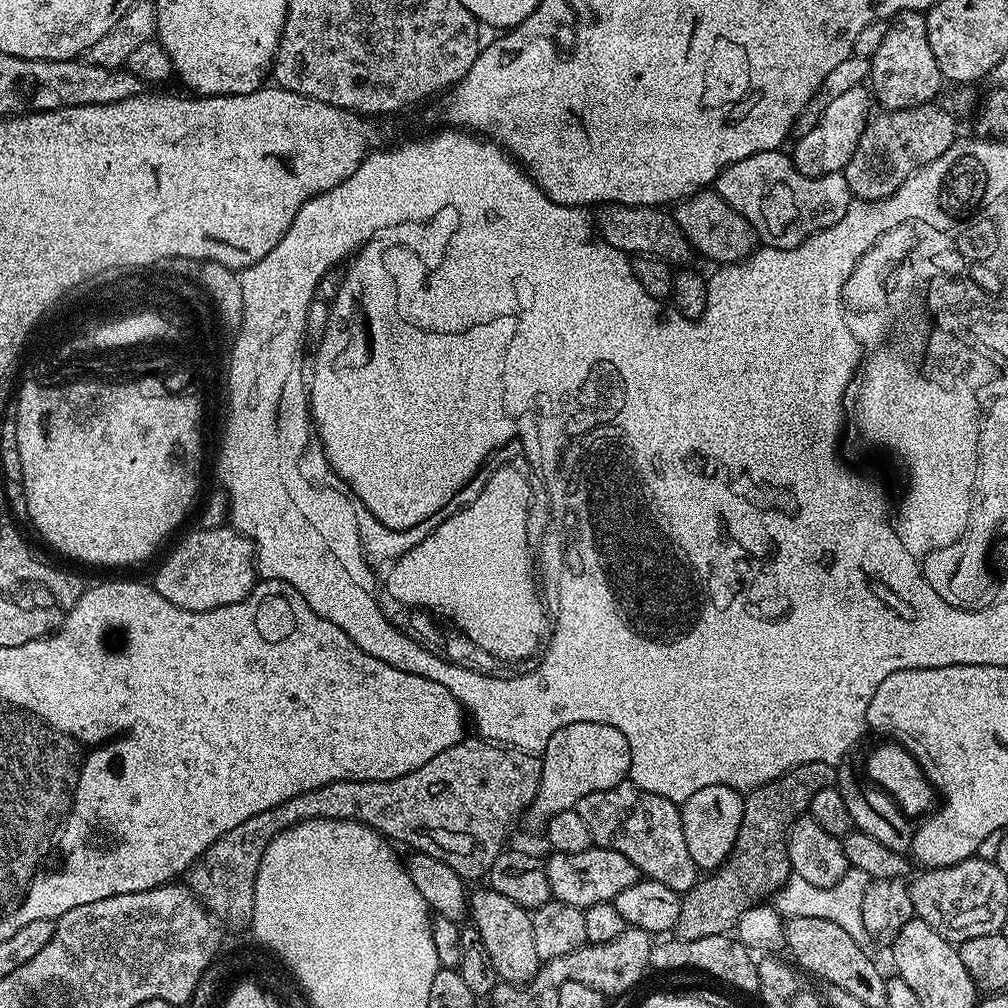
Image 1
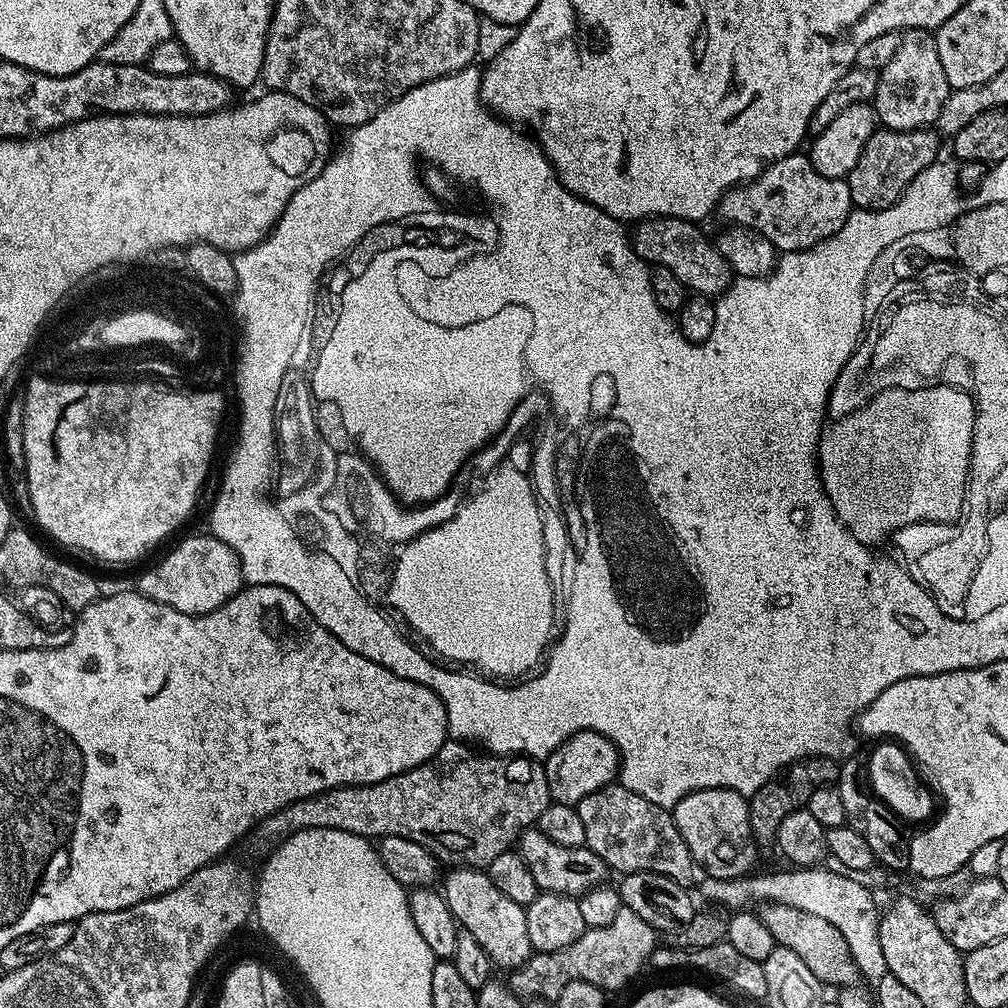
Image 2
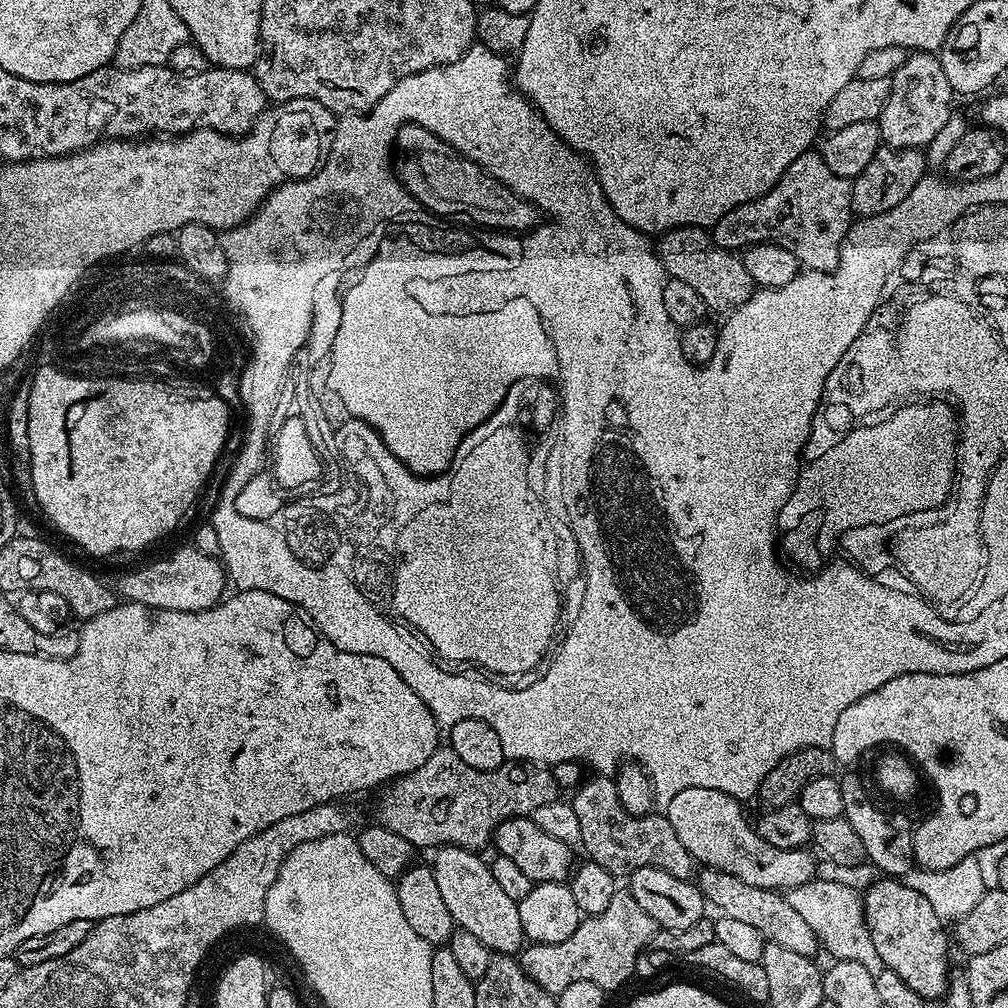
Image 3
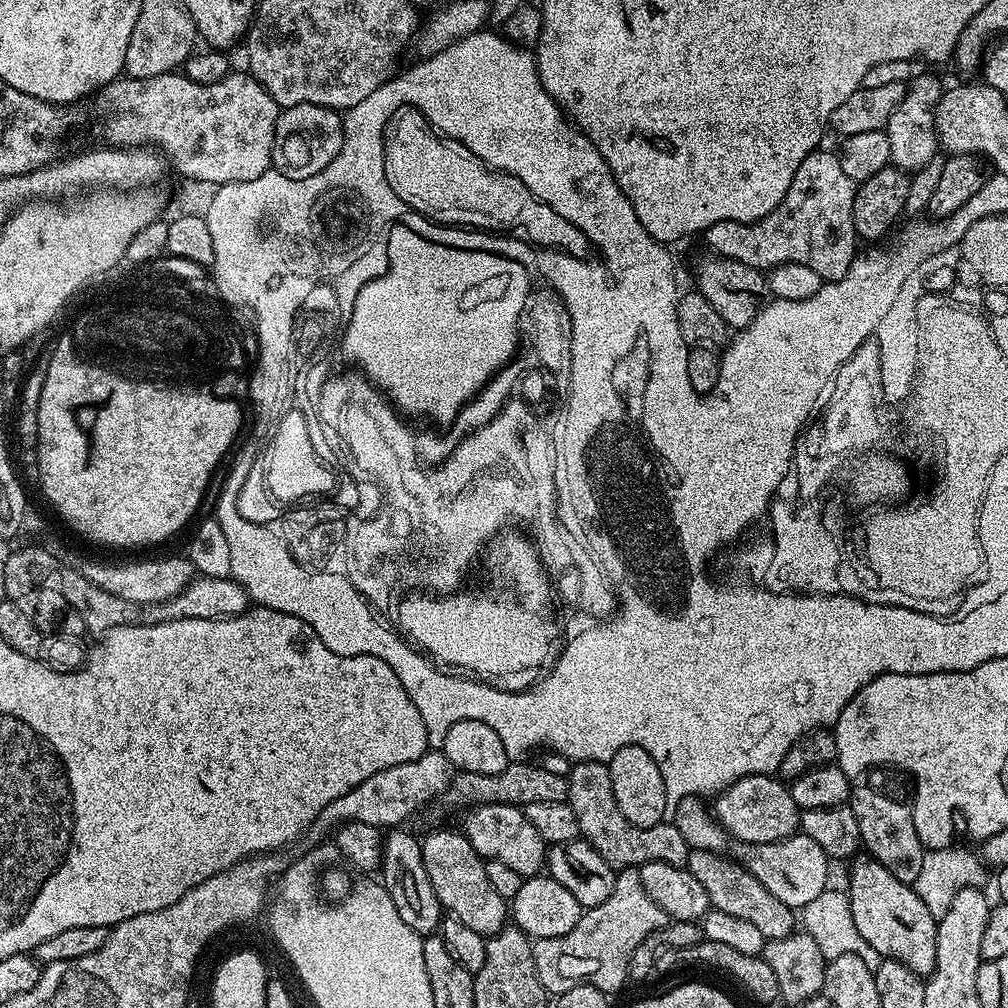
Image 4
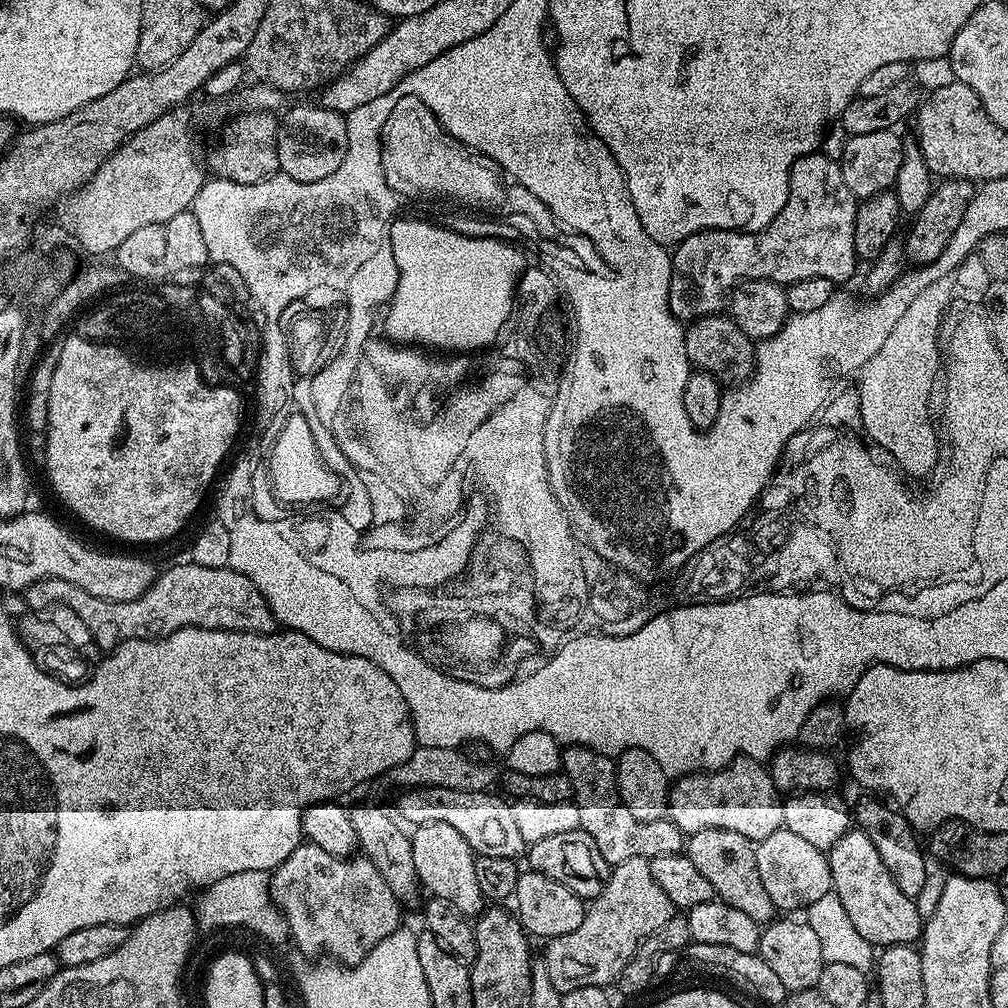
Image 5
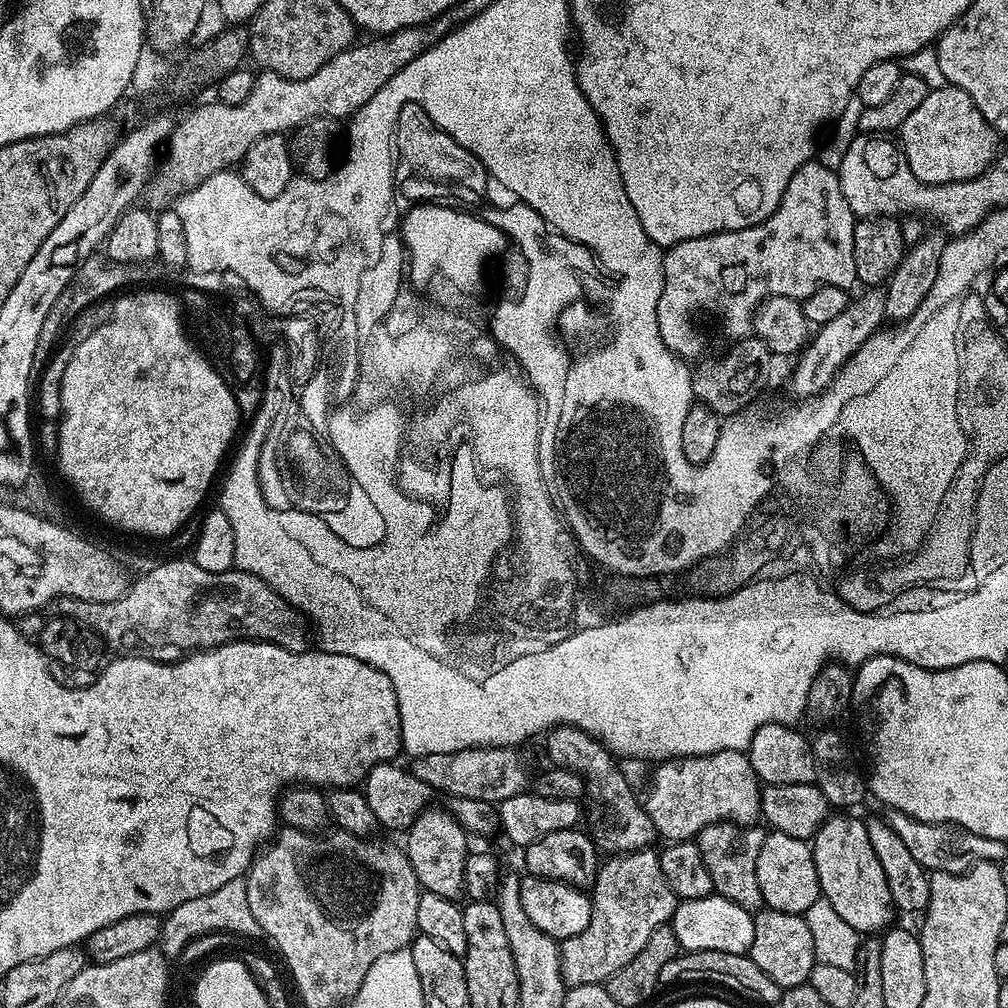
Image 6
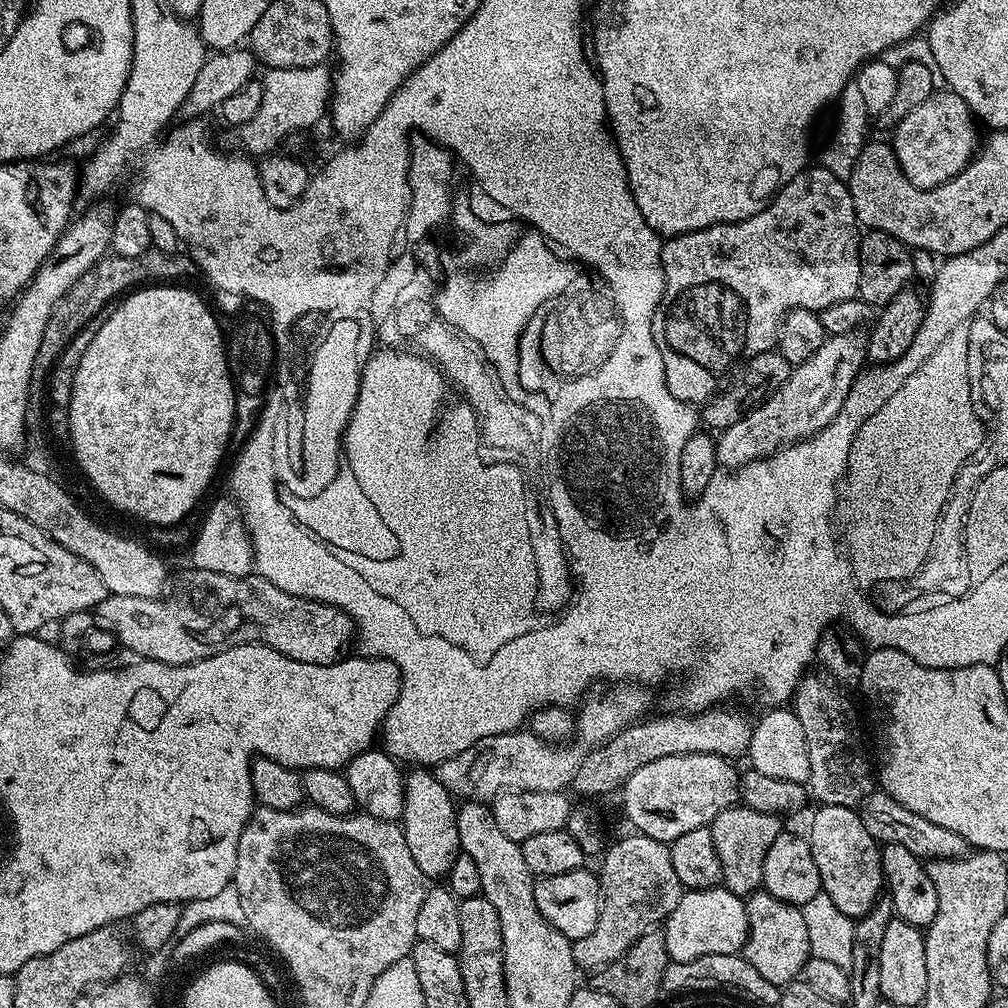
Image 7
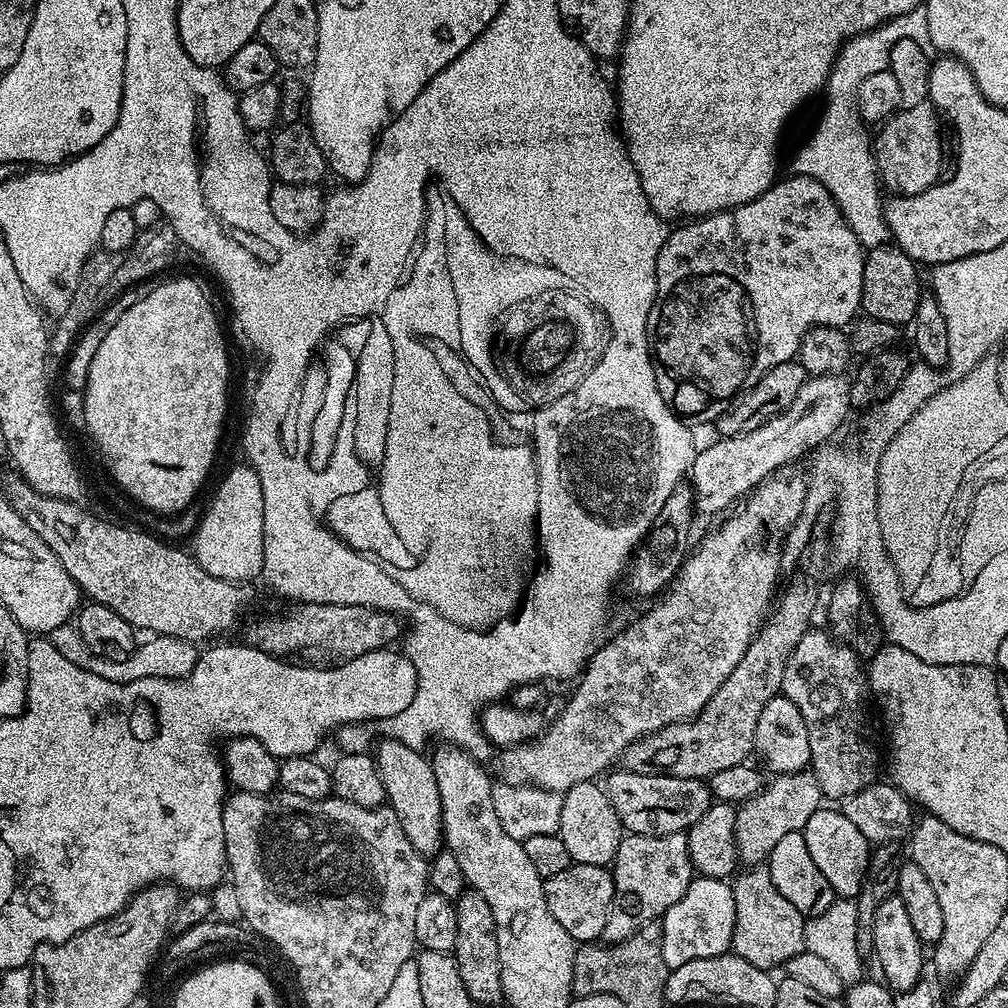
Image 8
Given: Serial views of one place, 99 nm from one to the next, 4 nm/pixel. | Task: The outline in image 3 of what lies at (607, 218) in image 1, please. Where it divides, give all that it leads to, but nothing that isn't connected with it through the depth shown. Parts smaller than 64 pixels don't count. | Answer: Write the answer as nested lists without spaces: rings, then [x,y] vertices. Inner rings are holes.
[[[669,228],[655,241],[654,251],[662,262],[665,273],[678,282],[687,282],[704,300],[705,309],[731,310],[751,298],[754,285],[746,274],[743,259],[735,251],[718,246],[712,240],[711,231],[703,228]]]

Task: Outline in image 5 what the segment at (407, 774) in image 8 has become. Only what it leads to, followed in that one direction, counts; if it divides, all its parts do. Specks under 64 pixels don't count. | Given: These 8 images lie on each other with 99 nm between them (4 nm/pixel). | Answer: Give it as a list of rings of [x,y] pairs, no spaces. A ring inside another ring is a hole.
[[[430,822],[421,824],[411,833],[414,850],[414,870],[418,874],[423,891],[429,897],[446,898],[446,902],[454,902],[462,914],[469,918],[479,917],[486,907],[482,889],[478,886],[478,878],[474,875],[476,853],[454,830],[454,826],[446,826],[446,822]]]

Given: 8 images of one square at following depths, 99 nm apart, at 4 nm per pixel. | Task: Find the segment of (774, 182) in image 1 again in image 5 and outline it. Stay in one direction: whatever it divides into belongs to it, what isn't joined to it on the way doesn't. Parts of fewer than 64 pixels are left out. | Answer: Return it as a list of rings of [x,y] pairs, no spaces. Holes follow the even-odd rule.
[[[817,150],[811,152],[808,156],[798,158],[798,162],[794,162],[792,173],[790,174],[786,206],[782,206],[780,213],[760,232],[727,232],[721,228],[705,228],[703,232],[695,232],[690,238],[686,238],[680,244],[675,245],[674,251],[671,253],[672,277],[668,283],[668,309],[672,311],[678,321],[691,322],[701,316],[717,315],[723,309],[720,308],[723,304],[725,307],[726,297],[729,295],[730,290],[745,280],[769,280],[775,284],[787,286],[794,282],[802,282],[802,278],[826,278],[832,281],[833,285],[840,286],[843,280],[848,280],[855,274],[858,257],[854,250],[854,222],[856,221],[858,197],[850,190],[850,186],[846,186],[846,178],[842,178],[842,170],[839,163],[833,157],[831,160],[830,157],[823,156],[822,153],[823,151]]]

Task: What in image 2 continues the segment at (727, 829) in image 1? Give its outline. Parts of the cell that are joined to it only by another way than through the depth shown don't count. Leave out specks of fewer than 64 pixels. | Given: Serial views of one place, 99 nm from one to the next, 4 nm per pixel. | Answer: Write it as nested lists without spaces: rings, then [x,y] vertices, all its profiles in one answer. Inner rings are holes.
[[[707,788],[706,790],[691,792],[686,798],[680,800],[678,805],[678,823],[680,825],[680,833],[690,850],[693,861],[699,867],[701,864],[705,868],[703,871],[707,875],[729,880],[730,878],[747,876],[755,869],[752,867],[756,864],[758,841],[752,834],[748,800],[742,794],[738,794],[734,790],[726,790],[725,788]]]

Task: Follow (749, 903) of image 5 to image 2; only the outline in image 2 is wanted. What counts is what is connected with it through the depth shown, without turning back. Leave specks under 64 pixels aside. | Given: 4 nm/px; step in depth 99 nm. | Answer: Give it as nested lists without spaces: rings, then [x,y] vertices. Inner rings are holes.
[[[781,904],[759,905],[758,915],[762,926],[770,930],[774,942],[786,950],[794,950],[802,962],[806,962],[806,967],[812,971],[814,978],[818,978],[825,986],[836,984],[837,989],[850,988],[859,985],[862,975],[854,958],[850,954],[850,946],[846,946],[846,938],[830,926],[830,922],[825,922],[822,918],[817,918],[815,914],[806,914],[806,910],[798,910],[794,906],[782,906]]]

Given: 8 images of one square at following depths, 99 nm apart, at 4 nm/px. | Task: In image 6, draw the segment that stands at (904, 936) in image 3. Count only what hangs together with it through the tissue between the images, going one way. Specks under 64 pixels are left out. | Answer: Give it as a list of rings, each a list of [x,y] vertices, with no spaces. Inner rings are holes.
[[[832,814],[824,821],[816,835],[812,837],[812,857],[814,866],[818,870],[820,879],[820,894],[823,899],[834,906],[835,912],[844,919],[849,926],[854,926],[854,930],[861,934],[880,934],[893,923],[892,912],[894,905],[890,886],[886,886],[886,874],[882,871],[882,866],[878,863],[878,854],[874,854],[874,846],[870,846],[870,834],[867,823],[856,814]]]

